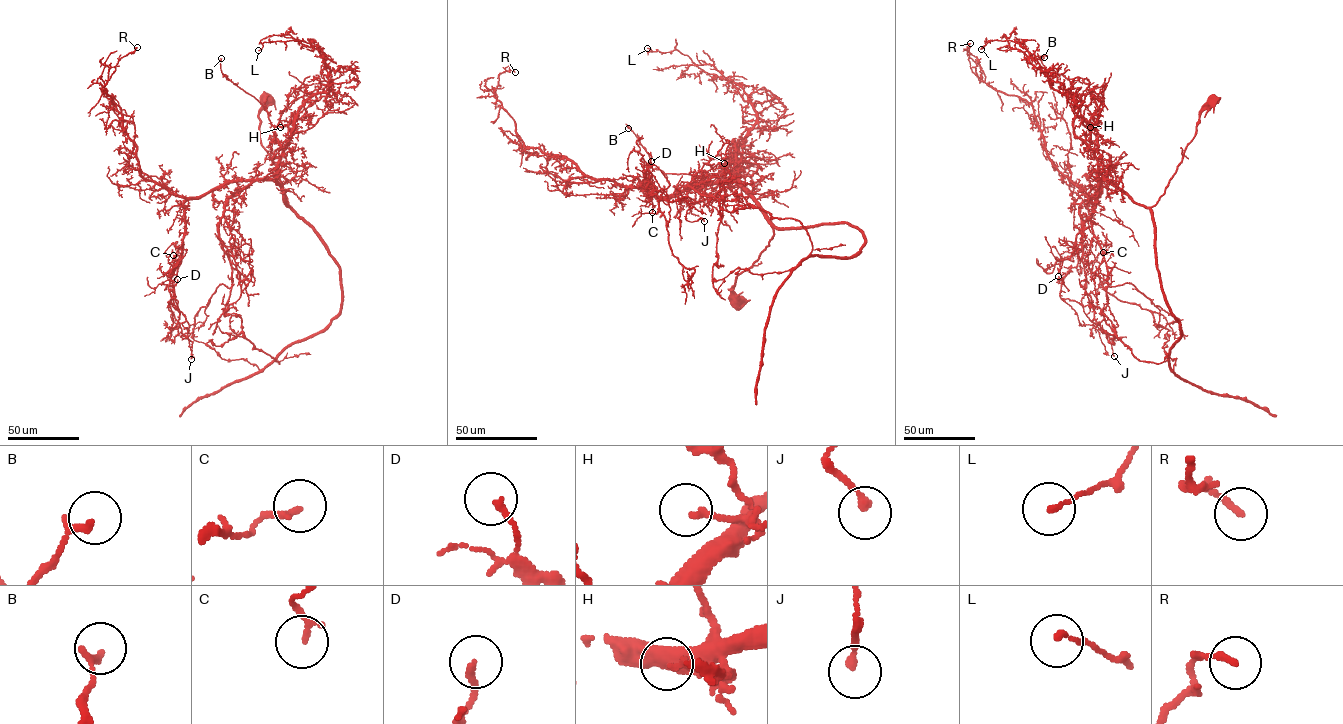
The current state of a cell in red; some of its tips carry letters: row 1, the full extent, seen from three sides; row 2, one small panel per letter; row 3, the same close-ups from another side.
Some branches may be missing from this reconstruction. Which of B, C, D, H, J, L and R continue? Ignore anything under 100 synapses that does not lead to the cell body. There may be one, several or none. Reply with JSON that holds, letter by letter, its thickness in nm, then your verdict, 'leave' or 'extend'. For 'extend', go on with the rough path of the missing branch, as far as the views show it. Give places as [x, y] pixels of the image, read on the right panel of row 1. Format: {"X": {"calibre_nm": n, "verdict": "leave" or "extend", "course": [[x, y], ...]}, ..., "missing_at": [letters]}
{"B": {"calibre_nm": 200, "verdict": "leave"}, "C": {"calibre_nm": 180, "verdict": "leave"}, "D": {"calibre_nm": 180, "verdict": "leave"}, "H": {"calibre_nm": 170, "verdict": "leave"}, "J": {"calibre_nm": 200, "verdict": "leave"}, "L": {"calibre_nm": 130, "verdict": "leave"}, "R": {"calibre_nm": 170, "verdict": "leave"}, "missing_at": []}

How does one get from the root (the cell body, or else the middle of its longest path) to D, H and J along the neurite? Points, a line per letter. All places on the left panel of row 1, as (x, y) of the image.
D: (267, 97), (260, 137), (288, 205), (268, 180), (228, 182), (189, 197), (172, 284), (177, 279)
H: (267, 97), (259, 115), (260, 137), (275, 165), (288, 206), (276, 176), (282, 148), (275, 130), (280, 127)
J: (267, 97), (260, 137), (288, 205), (268, 180), (184, 203), (168, 289), (191, 359)

